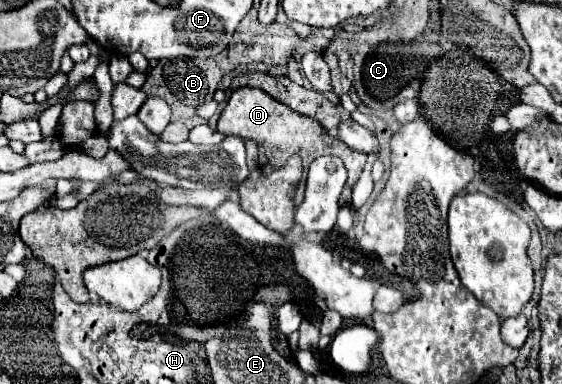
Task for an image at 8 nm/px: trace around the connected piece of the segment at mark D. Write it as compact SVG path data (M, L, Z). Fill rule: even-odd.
M237 88L221 112L217 130L225 136L233 134L233 136L239 136L243 140L255 140L259 146L259 168L265 174L271 174L273 170L281 168L287 162L287 158L293 154L301 156L305 170L309 168L313 158L319 158L325 154L339 156L349 172L347 186L345 186L341 200L339 200L341 206L347 206L351 202L351 188L357 182L357 178L367 162L367 156L363 152L353 152L351 148L345 148L345 144L337 138L331 138L321 128L321 124L317 124L315 120L309 120L307 116L293 112L291 108L285 108L281 102L273 100L267 92L261 92L259 88Z

